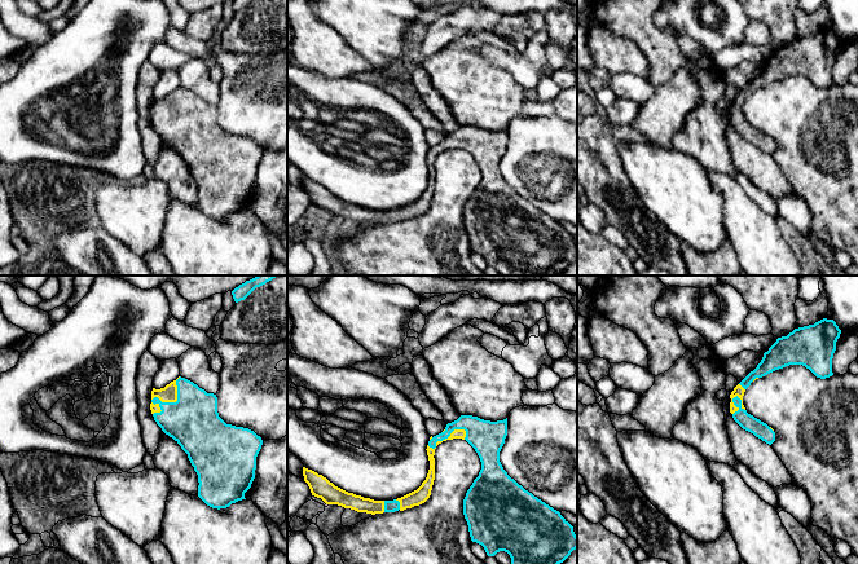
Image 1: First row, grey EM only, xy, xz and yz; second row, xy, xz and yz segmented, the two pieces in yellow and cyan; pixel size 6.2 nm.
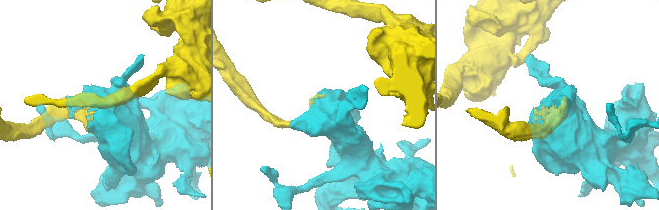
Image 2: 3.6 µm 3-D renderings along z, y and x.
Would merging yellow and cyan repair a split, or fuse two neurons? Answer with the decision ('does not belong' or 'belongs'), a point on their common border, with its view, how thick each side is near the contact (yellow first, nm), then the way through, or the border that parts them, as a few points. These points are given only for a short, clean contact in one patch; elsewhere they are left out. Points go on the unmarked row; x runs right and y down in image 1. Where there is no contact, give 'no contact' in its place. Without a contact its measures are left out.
belongs; meets yellow in xy at (164, 111); 100 nm thick on the yellow side, 320 nm on the other

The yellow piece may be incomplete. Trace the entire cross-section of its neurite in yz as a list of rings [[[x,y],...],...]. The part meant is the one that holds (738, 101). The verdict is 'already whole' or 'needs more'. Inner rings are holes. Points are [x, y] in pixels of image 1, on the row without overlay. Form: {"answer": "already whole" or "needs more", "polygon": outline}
{"answer": "needs more", "polygon": [[[823,28],[814,35],[795,39],[764,63],[761,72],[731,102],[730,123],[734,131],[745,141],[766,154],[775,151],[775,142],[766,133],[748,124],[743,115],[745,100],[758,88],[789,75],[802,75],[817,88],[833,85],[832,69],[841,40],[833,30]]]}

